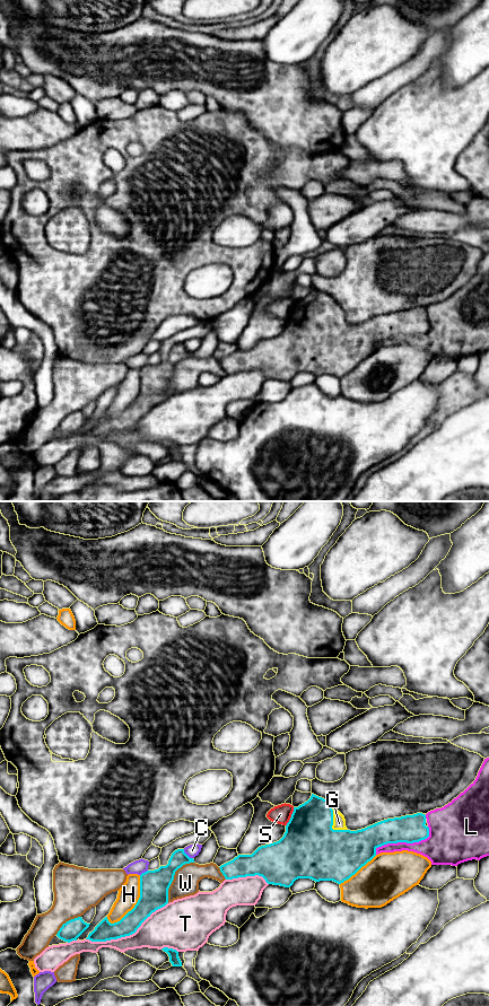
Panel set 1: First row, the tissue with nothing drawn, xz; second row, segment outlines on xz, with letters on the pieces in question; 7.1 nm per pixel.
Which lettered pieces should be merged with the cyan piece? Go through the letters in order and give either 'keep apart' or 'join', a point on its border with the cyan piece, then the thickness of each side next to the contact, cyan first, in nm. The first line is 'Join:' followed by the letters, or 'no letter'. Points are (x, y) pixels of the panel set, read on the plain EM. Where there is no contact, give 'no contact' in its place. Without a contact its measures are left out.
Join: G
C: keep apart; contact xz (186, 349); calibres 150 and 90 nm
G: join; contact xz (332, 318); calibres 420 and 100 nm
H: keep apart; contact xz (137, 396); calibres 200 and 150 nm
L: keep apart; contact xz (403, 335); calibres 200 and 200 nm
S: keep apart; contact xz (291, 311); calibres 400 and 140 nm
T: keep apart; contact xz (127, 429); calibres 140 and 240 nm
W: keep apart; contact xz (173, 373); calibres 200 and 190 nm

